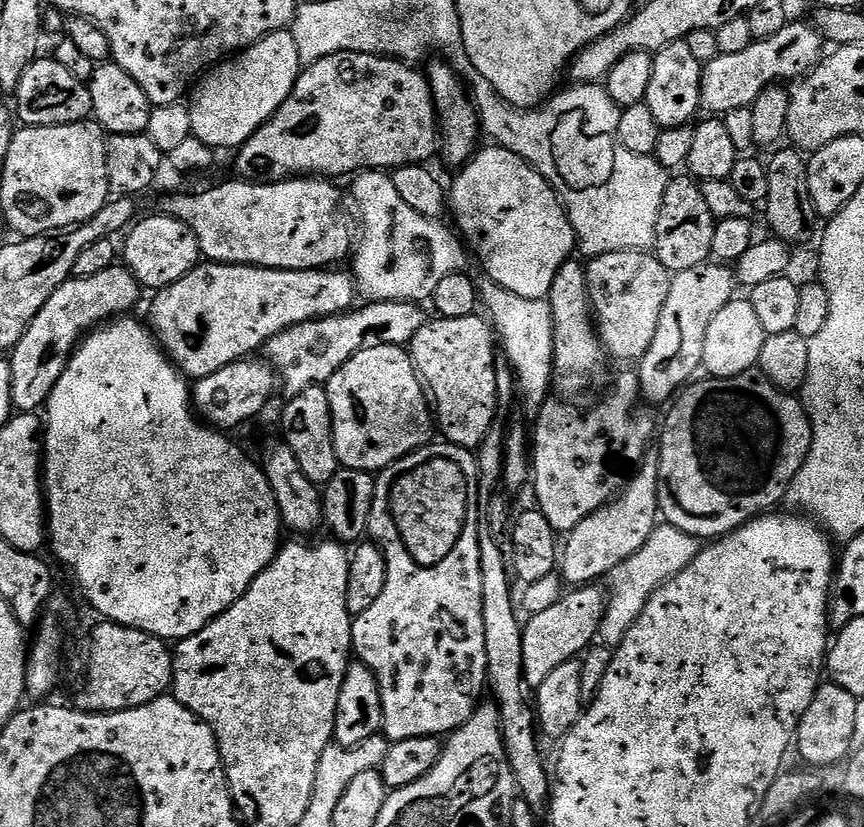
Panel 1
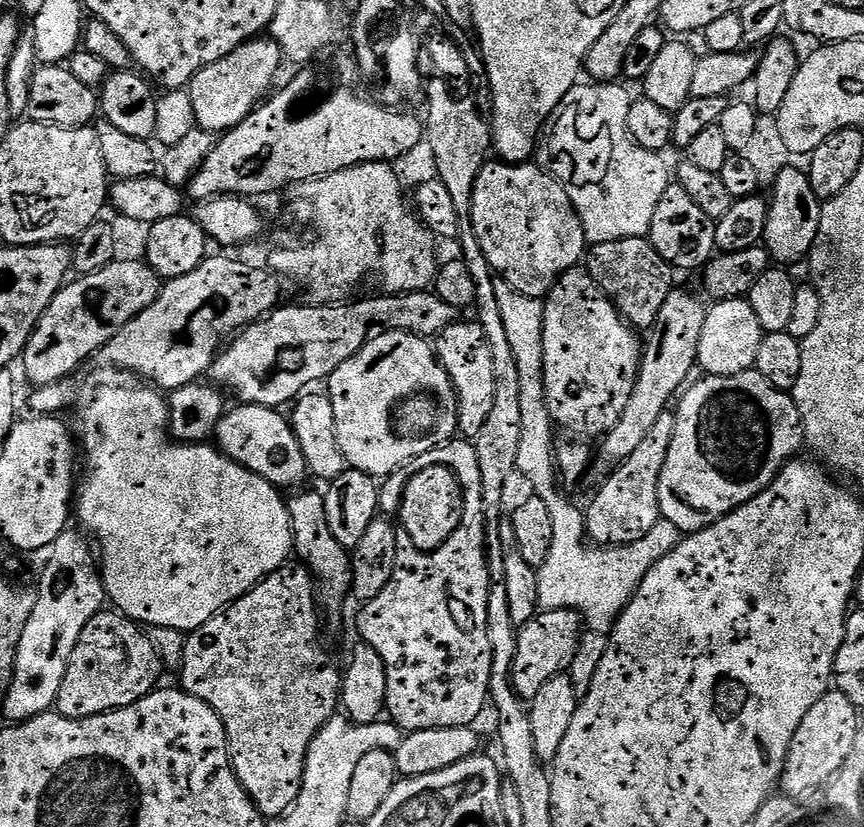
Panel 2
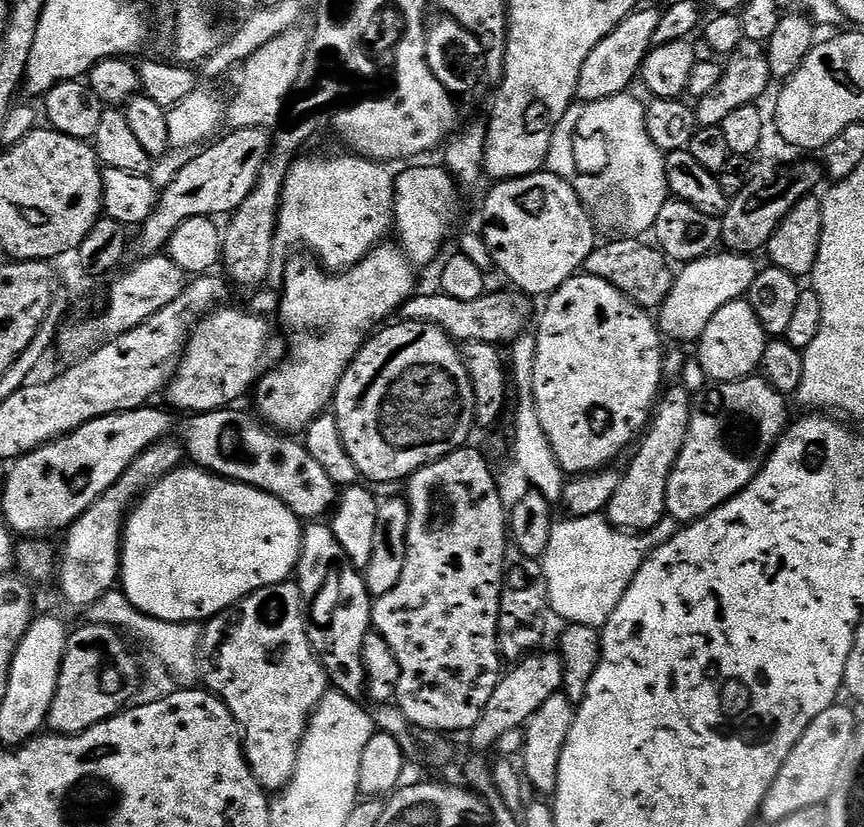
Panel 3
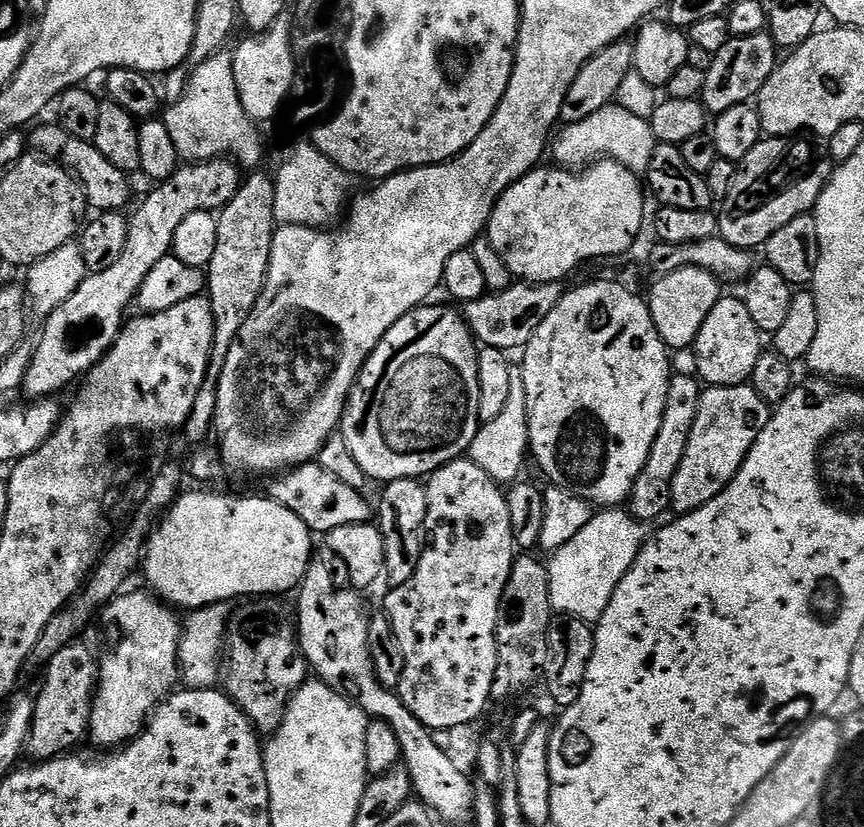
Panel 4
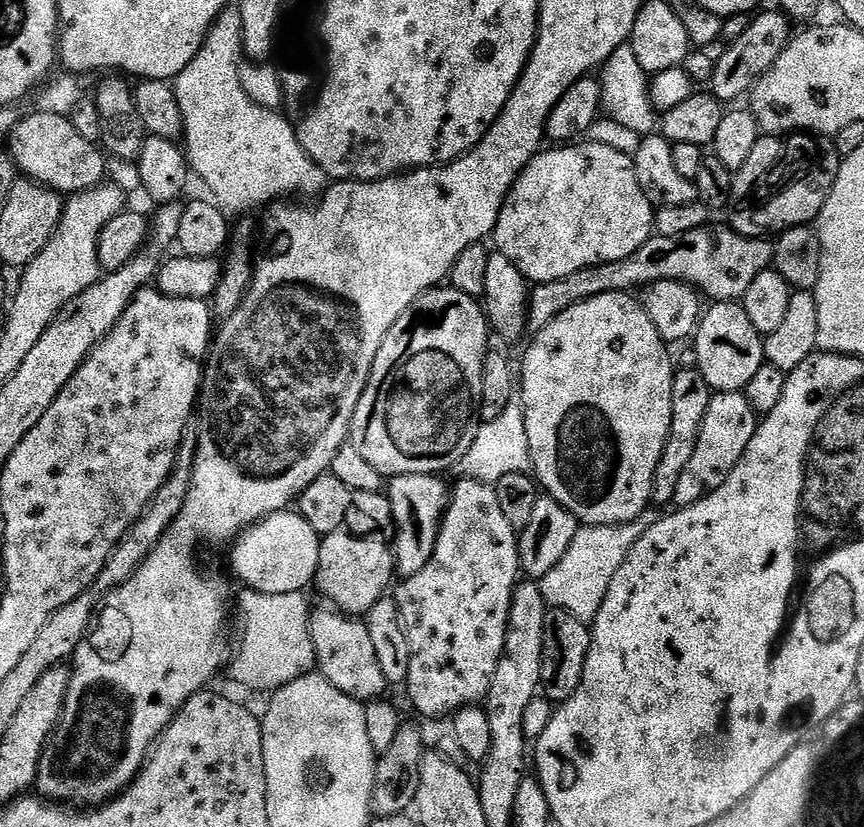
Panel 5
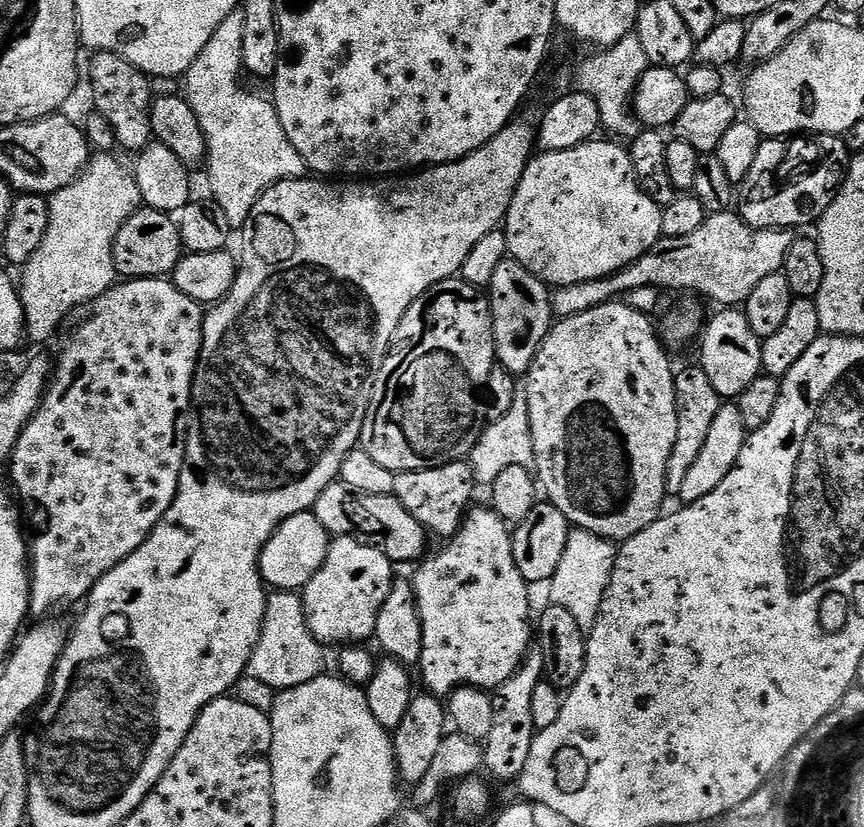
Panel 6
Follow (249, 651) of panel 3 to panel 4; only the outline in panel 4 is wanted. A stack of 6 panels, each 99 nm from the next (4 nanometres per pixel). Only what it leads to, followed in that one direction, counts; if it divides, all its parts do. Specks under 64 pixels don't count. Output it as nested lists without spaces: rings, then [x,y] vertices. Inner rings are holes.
[[[276,598],[253,599],[245,603],[248,604],[245,608],[232,612],[226,624],[227,695],[261,733],[267,734],[275,733],[292,693],[298,691],[310,676],[308,661],[300,651],[293,617],[280,602]],[[240,676],[248,676],[248,688],[240,684]]]

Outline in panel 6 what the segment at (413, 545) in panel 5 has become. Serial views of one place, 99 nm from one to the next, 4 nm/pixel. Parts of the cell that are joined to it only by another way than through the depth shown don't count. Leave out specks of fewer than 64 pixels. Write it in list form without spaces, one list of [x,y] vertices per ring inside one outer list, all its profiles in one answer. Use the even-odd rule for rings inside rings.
[[[463,459],[451,460],[448,464],[426,470],[397,472],[394,478],[394,494],[398,502],[406,506],[410,515],[424,527],[425,533],[432,535],[433,532],[436,536],[444,536],[443,538],[455,536],[466,509],[473,503],[472,495],[476,491],[478,485],[472,477],[471,463]]]

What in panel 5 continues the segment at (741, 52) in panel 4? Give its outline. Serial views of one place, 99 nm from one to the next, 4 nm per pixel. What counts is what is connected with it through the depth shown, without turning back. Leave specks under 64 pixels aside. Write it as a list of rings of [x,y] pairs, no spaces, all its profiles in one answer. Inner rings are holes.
[[[779,10],[763,12],[753,15],[748,21],[746,30],[742,30],[742,34],[738,34],[738,38],[727,45],[728,49],[724,53],[716,56],[716,69],[710,92],[721,102],[736,100],[739,96],[747,97],[753,86],[766,74],[766,70],[770,70],[770,66],[778,62],[784,45],[793,35],[793,21],[783,12]]]

